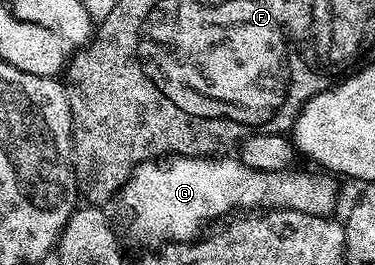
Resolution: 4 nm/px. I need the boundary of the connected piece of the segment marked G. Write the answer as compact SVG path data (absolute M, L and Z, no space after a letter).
M173 154L168 158L154 158L137 165L119 193L125 220L129 223L130 238L137 244L157 244L156 246L174 242L193 242L206 231L204 228L212 220L217 220L220 216L235 211L236 208L249 208L245 210L290 208L316 216L329 216L337 204L337 184L333 181L336 179L332 175L316 176L313 172L293 172L294 170L264 172L258 168L248 168L239 158L221 159L225 158Z

